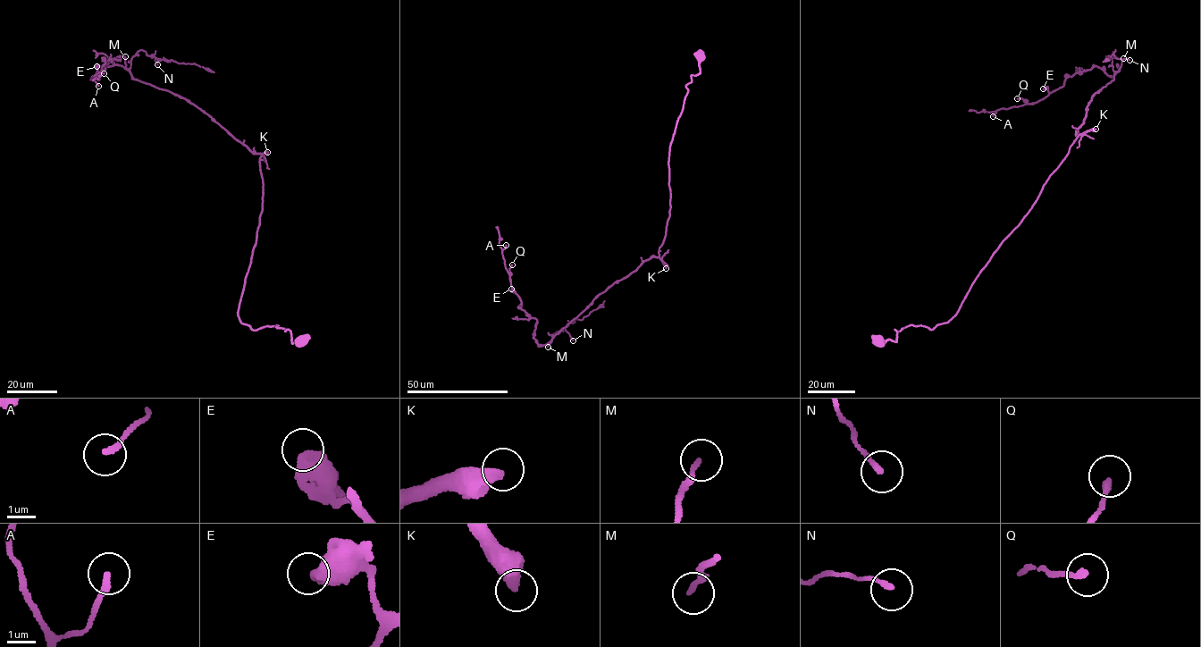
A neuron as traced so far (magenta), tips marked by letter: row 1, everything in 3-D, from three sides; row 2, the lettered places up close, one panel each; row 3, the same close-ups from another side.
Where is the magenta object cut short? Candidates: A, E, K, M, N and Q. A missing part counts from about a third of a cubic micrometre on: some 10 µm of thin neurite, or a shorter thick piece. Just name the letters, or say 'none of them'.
K, M

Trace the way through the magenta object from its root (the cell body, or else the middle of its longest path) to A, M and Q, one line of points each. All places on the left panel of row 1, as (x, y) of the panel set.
A: (300, 340), (238, 314), (261, 154), (184, 98), (105, 68), (118, 56), (98, 86)
M: (300, 340), (278, 325), (251, 329), (238, 314), (263, 206), (261, 154), (184, 98), (133, 78), (125, 56)
Q: (300, 340), (238, 314), (261, 154), (184, 98), (105, 68), (118, 56), (91, 79), (104, 73)

